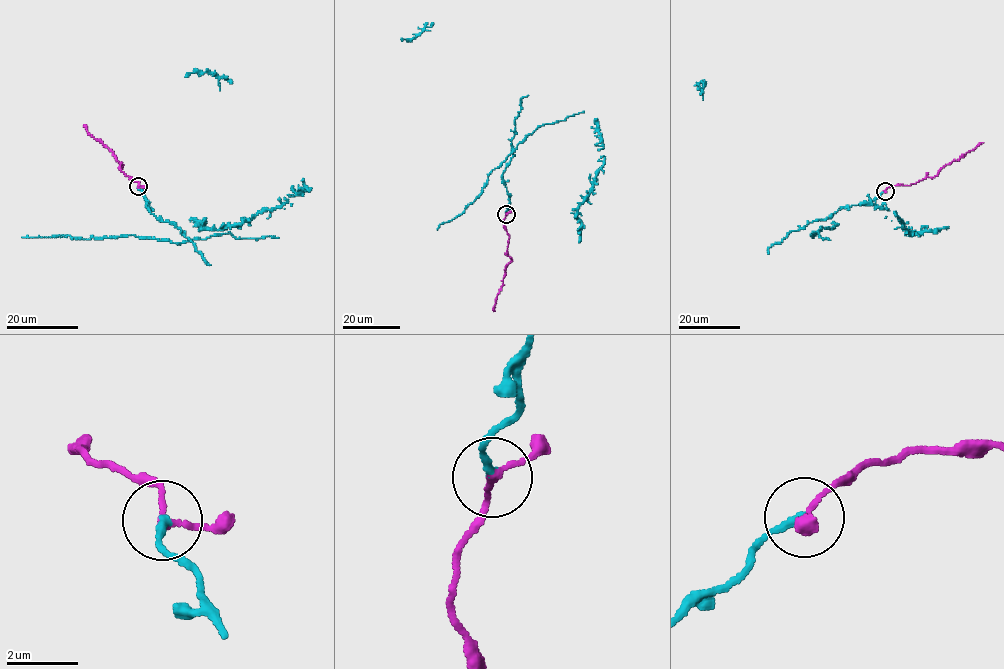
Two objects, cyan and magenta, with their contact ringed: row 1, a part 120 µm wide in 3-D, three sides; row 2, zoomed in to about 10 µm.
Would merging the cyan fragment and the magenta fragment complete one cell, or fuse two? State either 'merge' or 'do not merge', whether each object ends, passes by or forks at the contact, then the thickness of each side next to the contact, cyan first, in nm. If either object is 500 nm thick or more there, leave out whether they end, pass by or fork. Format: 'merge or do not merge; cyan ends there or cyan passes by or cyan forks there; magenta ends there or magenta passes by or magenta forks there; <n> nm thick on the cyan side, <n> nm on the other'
merge; cyan ends there; magenta passes by; 200 nm thick on the cyan side, 170 nm on the other

